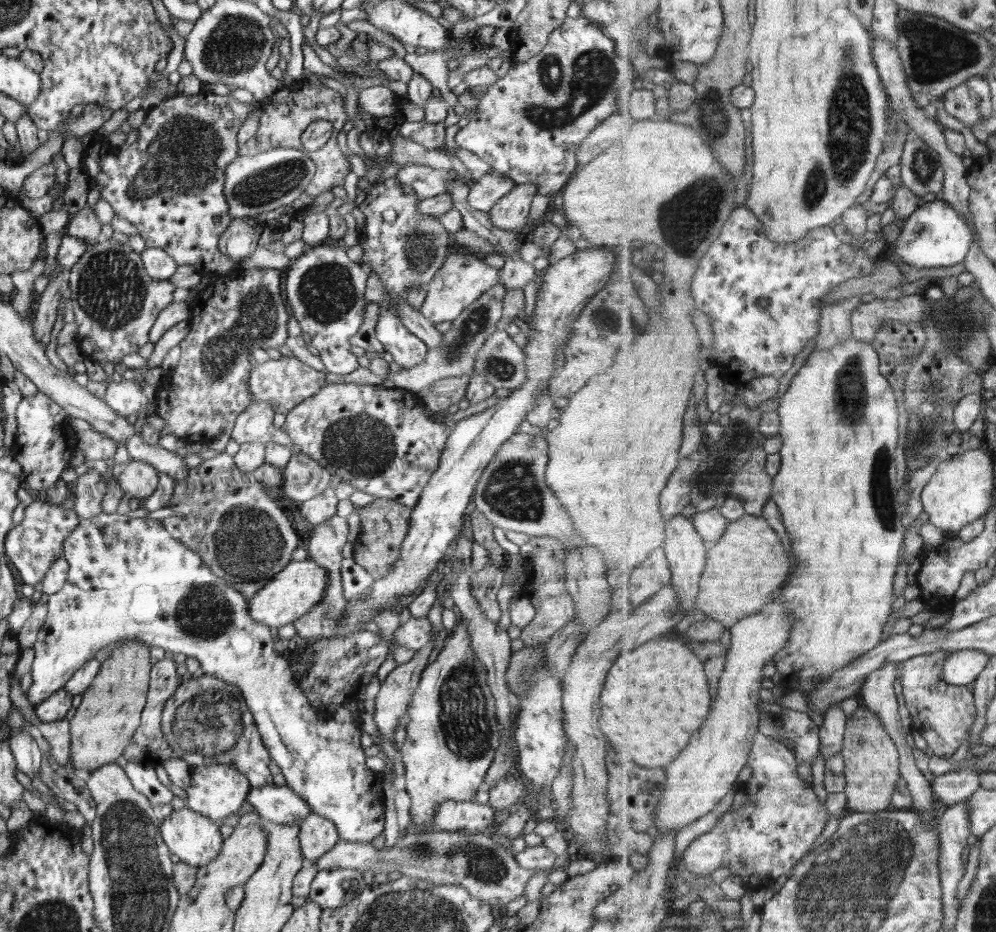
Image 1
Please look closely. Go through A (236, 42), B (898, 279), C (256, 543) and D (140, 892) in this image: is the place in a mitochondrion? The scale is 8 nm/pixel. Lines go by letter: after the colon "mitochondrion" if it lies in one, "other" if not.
A: mitochondrion
B: other
C: mitochondrion
D: mitochondrion

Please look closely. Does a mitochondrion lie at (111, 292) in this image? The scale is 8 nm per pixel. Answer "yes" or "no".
yes

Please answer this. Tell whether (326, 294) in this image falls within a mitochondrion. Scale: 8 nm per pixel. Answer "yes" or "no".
yes

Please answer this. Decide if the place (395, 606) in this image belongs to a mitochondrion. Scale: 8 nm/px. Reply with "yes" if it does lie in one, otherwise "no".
no

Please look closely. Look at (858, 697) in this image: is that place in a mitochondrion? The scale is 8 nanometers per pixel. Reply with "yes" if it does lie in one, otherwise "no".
no

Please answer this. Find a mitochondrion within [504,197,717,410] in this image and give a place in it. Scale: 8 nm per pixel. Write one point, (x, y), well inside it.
(605, 320)

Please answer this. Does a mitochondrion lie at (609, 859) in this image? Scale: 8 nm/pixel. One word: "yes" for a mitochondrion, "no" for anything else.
no

